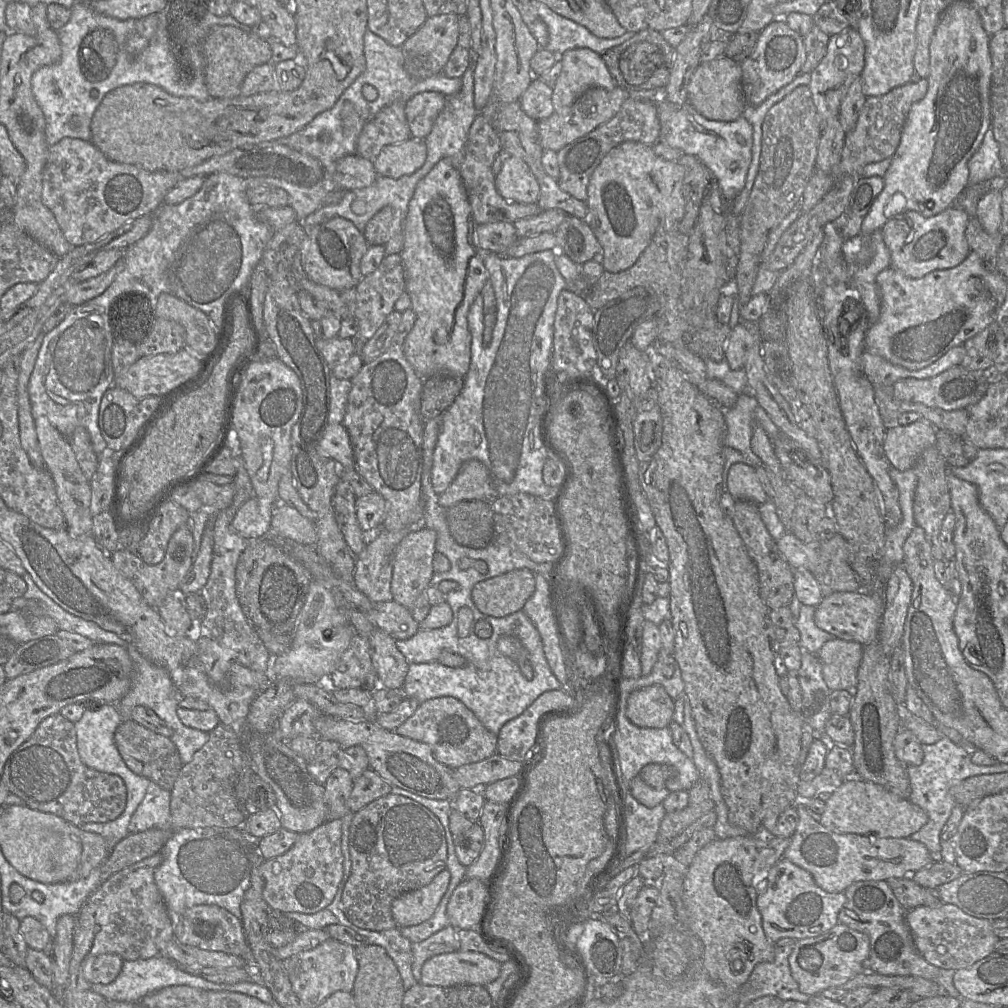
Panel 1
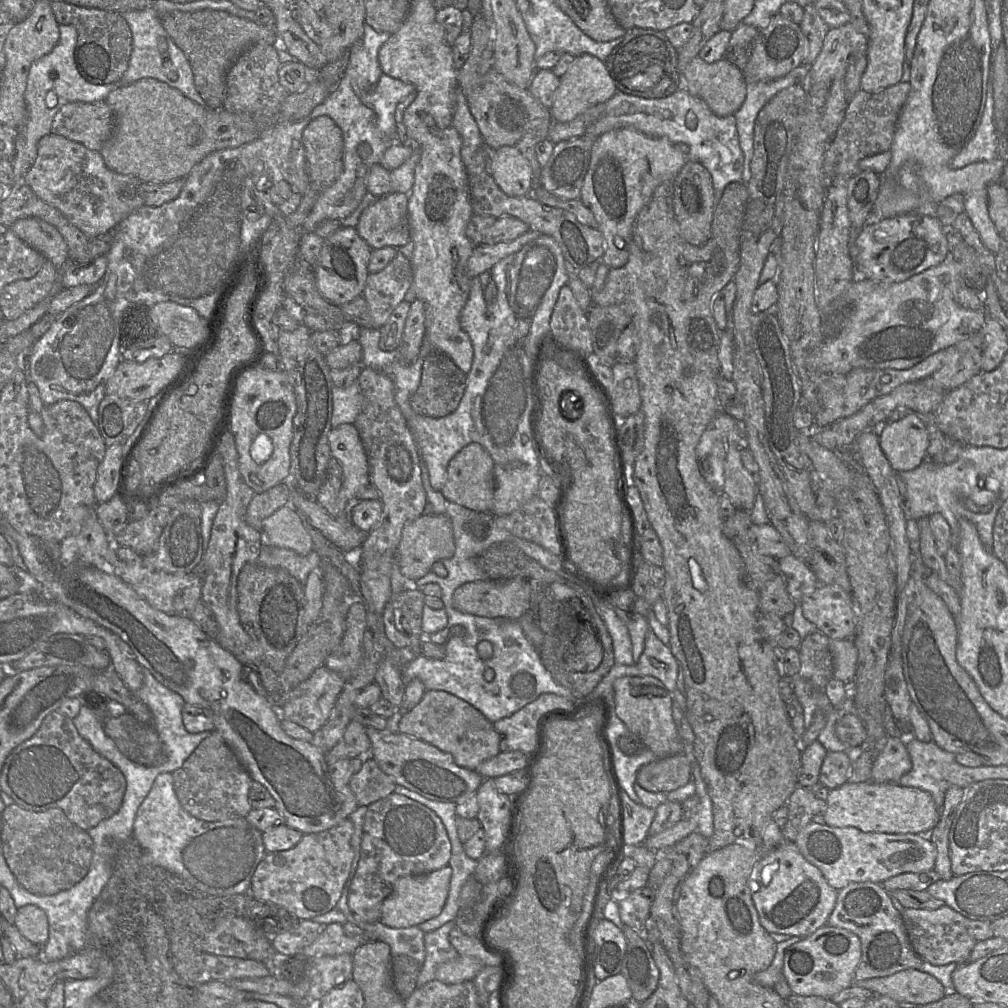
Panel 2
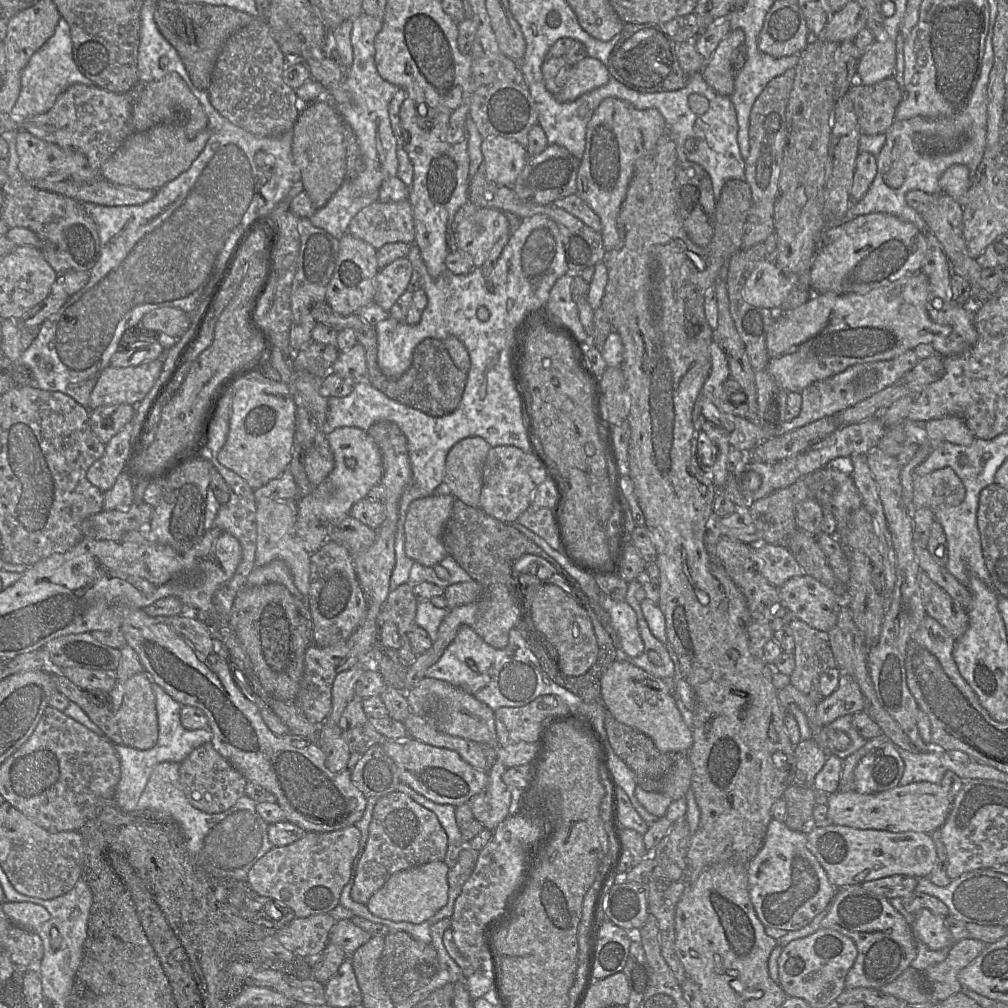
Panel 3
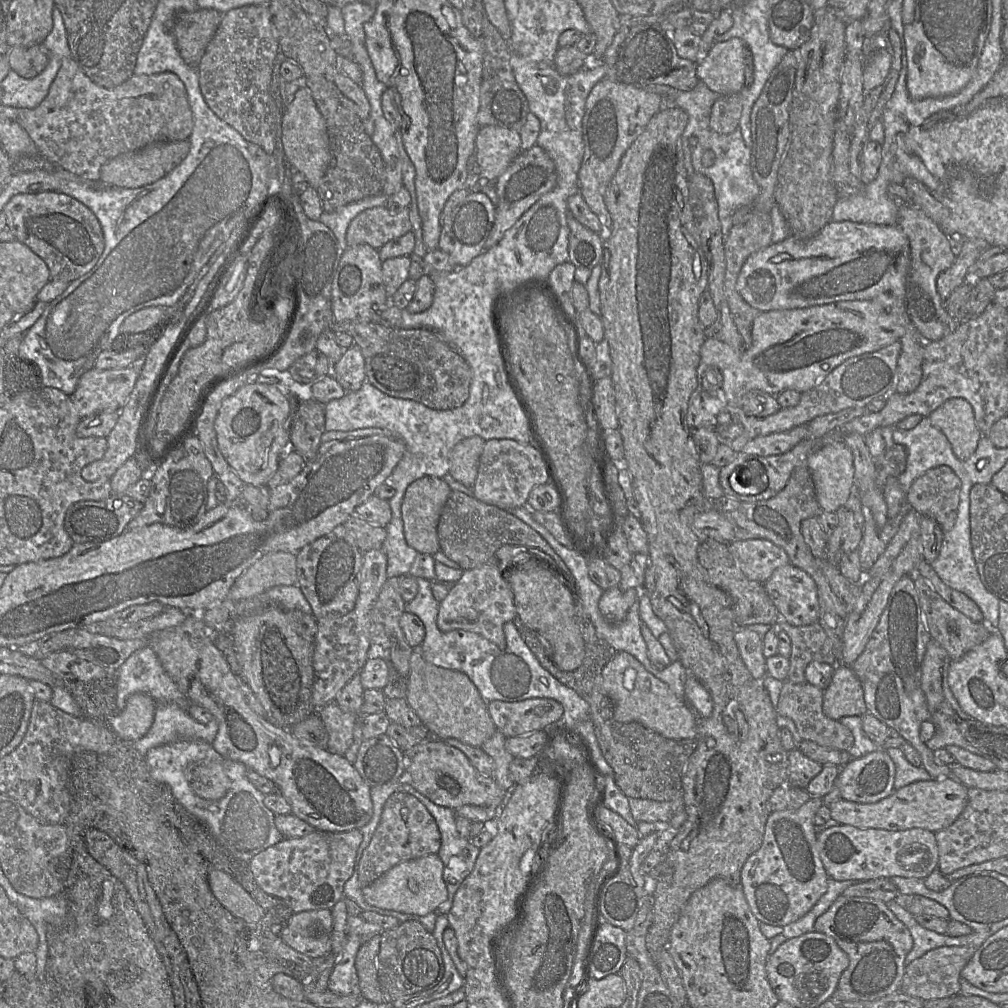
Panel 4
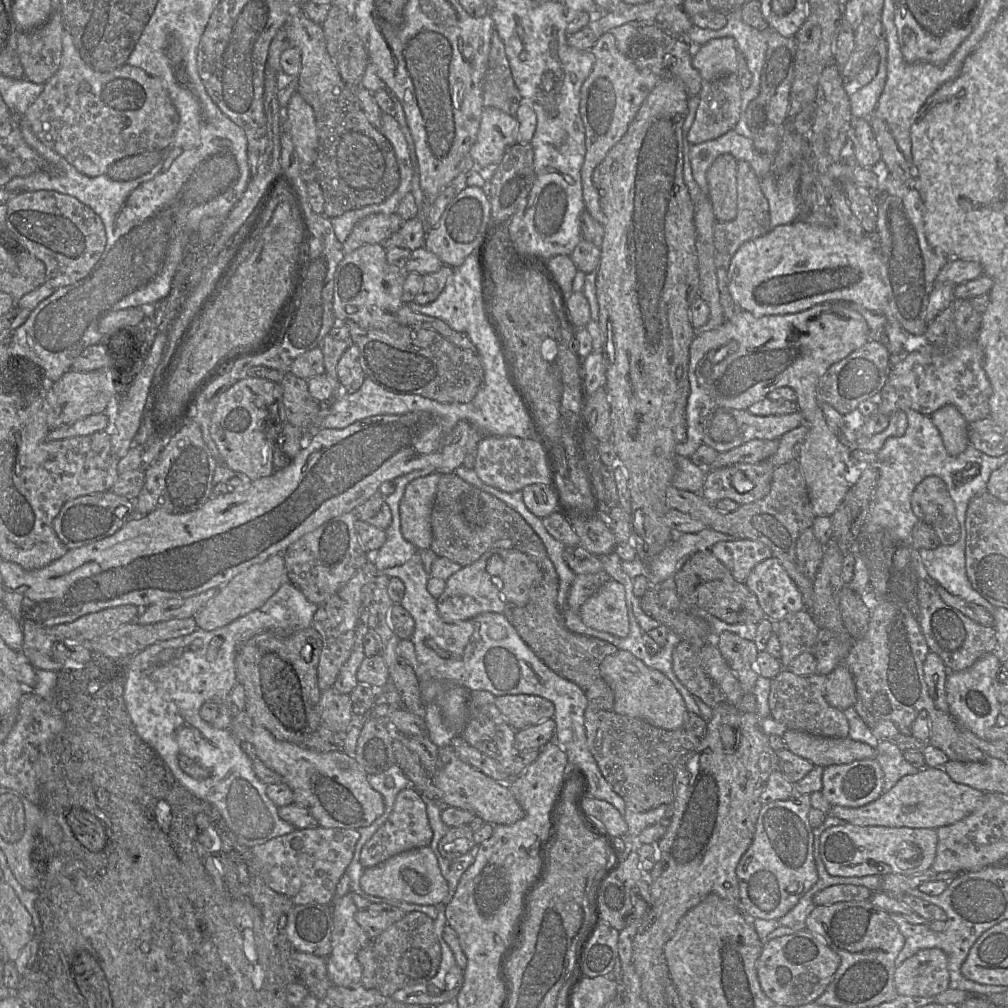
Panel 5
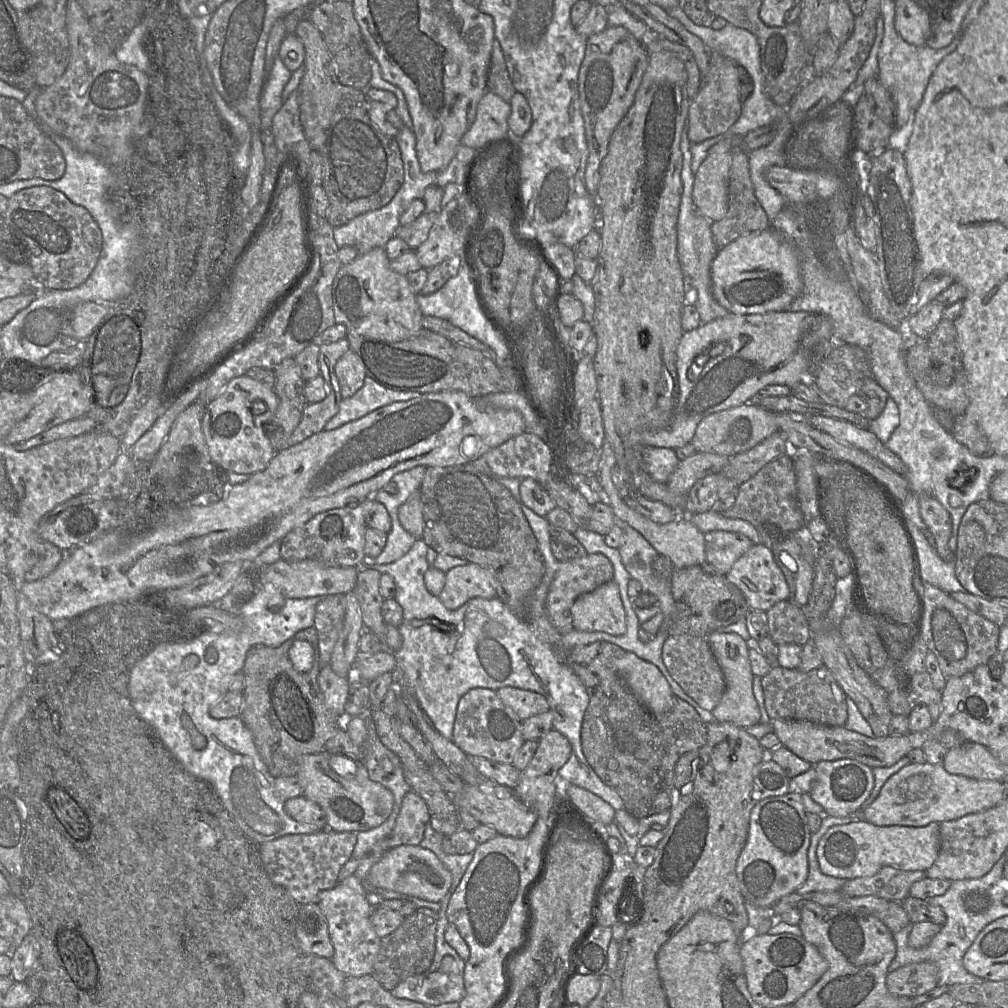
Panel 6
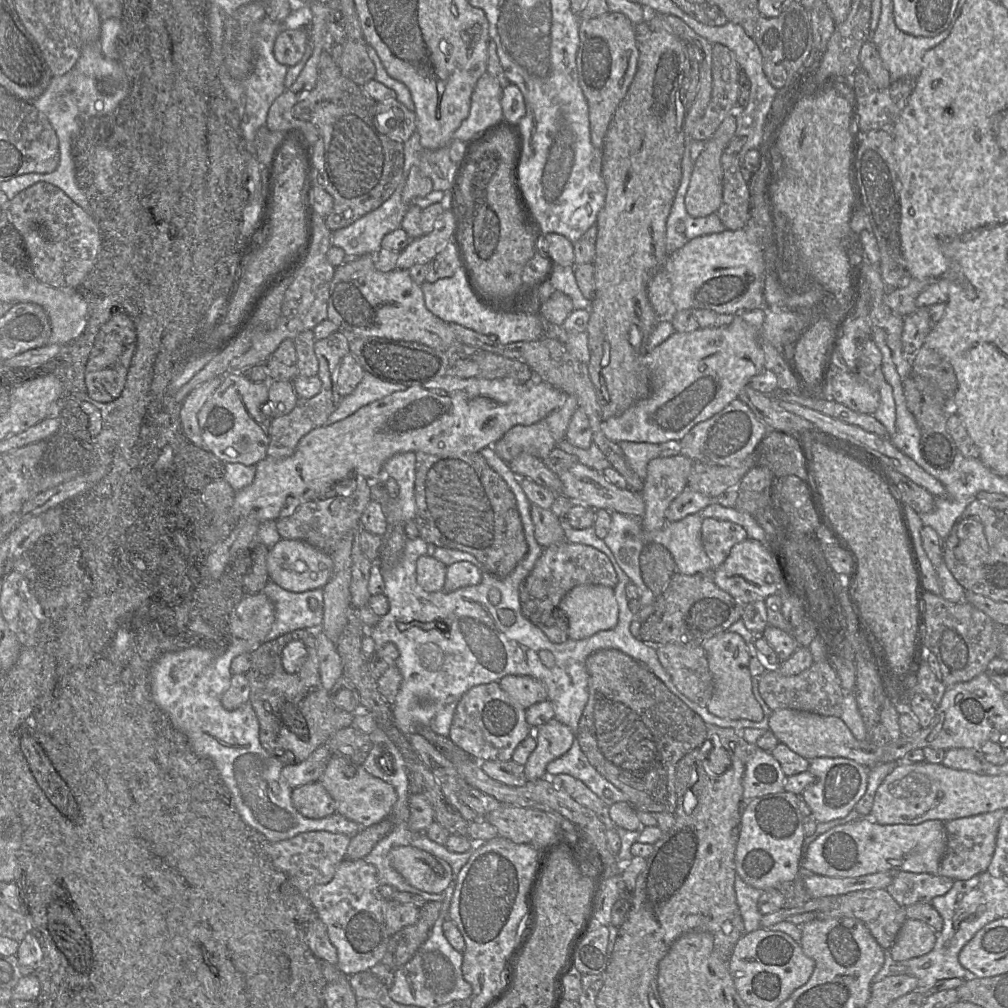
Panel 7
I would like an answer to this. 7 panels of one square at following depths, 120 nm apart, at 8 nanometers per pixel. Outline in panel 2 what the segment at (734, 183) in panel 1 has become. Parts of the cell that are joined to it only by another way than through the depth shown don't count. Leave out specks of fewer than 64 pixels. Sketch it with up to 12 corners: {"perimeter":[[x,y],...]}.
{"perimeter":[[684,87],[663,98],[616,91],[584,136],[623,127],[687,144],[716,204],[742,182],[735,116]]}

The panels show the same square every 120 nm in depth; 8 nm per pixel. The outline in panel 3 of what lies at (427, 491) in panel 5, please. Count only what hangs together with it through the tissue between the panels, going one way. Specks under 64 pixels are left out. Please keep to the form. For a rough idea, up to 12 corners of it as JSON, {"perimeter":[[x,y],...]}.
{"perimeter":[[449,494],[410,503],[405,553],[433,568],[448,555],[442,537]]}

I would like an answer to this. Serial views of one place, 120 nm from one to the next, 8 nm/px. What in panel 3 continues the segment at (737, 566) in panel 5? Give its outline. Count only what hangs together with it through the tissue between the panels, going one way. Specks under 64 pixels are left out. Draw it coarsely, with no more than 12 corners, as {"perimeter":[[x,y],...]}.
{"perimeter":[[752,547],[757,569],[775,587],[804,574],[787,547]]}

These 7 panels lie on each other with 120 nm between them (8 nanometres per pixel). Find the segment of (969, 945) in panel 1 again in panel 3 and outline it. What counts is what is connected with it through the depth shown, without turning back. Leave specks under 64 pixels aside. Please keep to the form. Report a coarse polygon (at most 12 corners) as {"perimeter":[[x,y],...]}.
{"perimeter":[[922,909],[911,925],[916,941],[931,950],[956,942],[945,916]]}

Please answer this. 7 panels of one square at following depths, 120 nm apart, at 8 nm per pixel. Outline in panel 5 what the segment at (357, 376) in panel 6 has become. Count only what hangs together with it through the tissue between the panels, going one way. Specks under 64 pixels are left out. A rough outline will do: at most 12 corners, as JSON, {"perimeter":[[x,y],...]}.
{"perimeter":[[356,344],[337,364],[345,394],[360,389],[366,374]]}

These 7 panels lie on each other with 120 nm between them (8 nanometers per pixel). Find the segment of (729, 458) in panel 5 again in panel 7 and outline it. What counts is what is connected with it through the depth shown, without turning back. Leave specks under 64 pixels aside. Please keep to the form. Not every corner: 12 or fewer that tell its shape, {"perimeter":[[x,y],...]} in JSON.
{"perimeter":[[649,461],[640,492],[644,532],[661,530],[687,488],[693,462]]}

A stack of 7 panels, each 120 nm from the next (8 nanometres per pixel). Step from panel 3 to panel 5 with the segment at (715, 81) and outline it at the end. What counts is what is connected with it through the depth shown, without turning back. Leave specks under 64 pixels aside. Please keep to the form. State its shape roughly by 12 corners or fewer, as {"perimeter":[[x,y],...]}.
{"perimeter":[[735,39],[695,47],[692,65],[704,81],[736,74]]}

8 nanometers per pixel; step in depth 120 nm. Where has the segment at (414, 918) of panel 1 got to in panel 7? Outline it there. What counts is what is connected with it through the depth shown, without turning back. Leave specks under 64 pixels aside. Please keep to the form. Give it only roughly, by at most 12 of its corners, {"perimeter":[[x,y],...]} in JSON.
{"perimeter":[[412,845],[389,861],[411,886],[442,893],[452,880],[445,860]]}

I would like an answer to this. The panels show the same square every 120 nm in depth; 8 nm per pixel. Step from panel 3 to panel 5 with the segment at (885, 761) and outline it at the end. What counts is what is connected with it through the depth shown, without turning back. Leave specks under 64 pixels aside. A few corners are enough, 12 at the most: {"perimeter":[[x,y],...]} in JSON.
{"perimeter":[[876,759],[824,767],[822,794],[858,808],[883,794]]}

